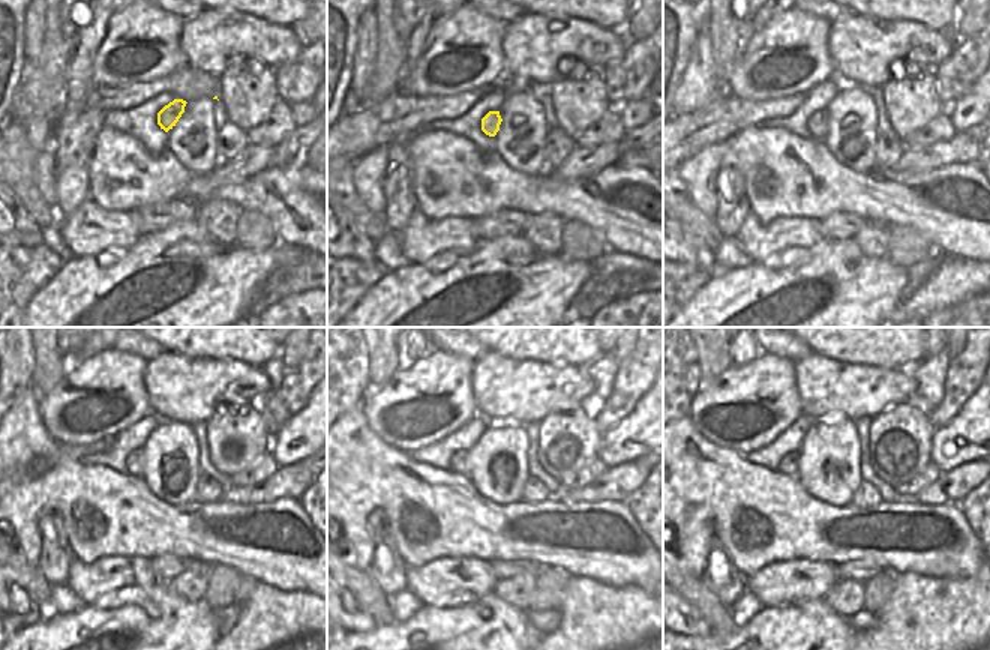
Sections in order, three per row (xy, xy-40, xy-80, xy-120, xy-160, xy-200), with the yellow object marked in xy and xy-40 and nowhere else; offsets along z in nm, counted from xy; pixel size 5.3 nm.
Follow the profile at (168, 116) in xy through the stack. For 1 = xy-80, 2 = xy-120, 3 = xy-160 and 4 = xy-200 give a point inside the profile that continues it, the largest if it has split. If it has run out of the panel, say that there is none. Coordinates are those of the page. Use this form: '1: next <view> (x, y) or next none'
1: next xy-80 (818, 126)
2: next xy-120 (134, 461)
3: next xy-160 (458, 464)
4: next xy-200 (789, 464)

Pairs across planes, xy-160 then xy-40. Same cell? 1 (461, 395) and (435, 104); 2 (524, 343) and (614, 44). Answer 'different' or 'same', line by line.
1: different
2: different

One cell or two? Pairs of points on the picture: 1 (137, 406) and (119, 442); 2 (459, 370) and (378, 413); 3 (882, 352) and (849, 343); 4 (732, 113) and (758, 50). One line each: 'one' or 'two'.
1: two
2: one
3: one
4: two

